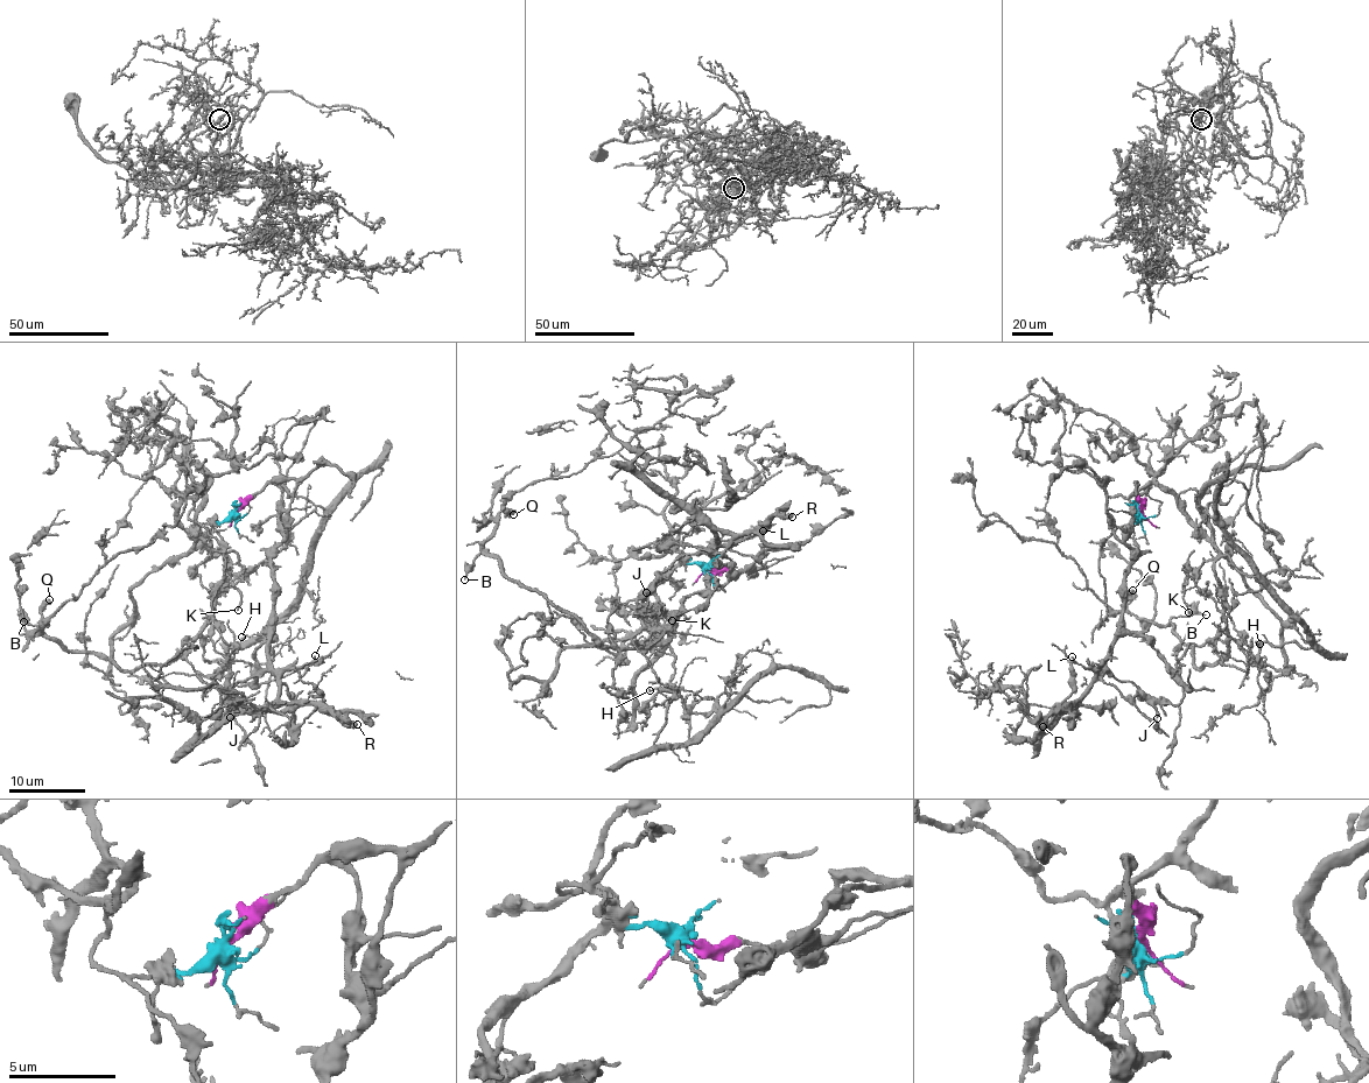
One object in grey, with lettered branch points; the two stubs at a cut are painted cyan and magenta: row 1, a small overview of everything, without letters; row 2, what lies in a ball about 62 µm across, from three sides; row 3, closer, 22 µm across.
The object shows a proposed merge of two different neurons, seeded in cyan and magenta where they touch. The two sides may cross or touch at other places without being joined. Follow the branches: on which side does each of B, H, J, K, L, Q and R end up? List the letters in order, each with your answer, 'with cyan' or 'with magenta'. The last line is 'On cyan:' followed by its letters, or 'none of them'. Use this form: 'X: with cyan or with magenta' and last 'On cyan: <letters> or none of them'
B: with cyan
H: with cyan
J: with magenta
K: with cyan
L: with magenta
Q: with cyan
R: with magenta
On cyan: B, H, K, Q

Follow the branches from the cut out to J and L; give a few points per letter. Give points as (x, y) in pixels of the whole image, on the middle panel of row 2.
J: (708, 569), (742, 569), (757, 575), (745, 572), (750, 568), (717, 568), (708, 550), (682, 555), (646, 592)
L: (708, 569), (757, 575), (745, 572), (750, 568), (717, 568), (709, 553), (716, 543), (735, 543), (763, 531)

